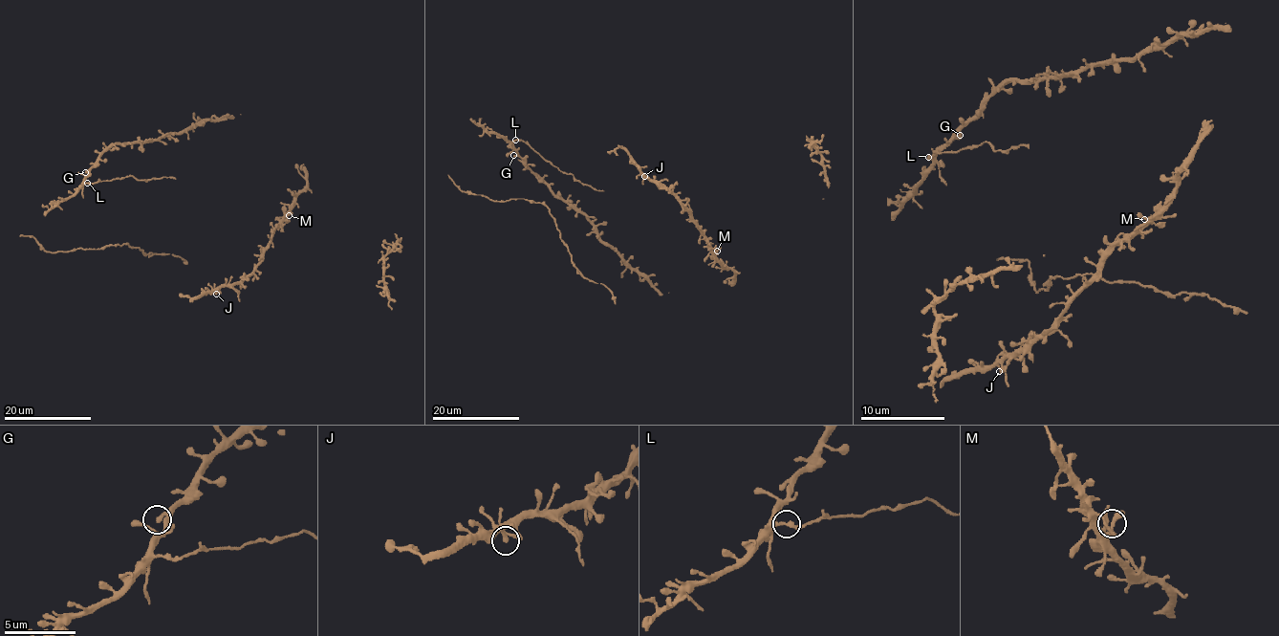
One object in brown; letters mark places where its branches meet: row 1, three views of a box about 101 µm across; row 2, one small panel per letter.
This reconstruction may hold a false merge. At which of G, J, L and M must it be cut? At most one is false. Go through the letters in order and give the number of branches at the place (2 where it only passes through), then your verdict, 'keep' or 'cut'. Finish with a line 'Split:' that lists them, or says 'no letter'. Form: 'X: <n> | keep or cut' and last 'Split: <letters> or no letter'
G: 2 | keep
J: 2 | keep
L: 2 | cut
M: 2 | keep
Split: L

